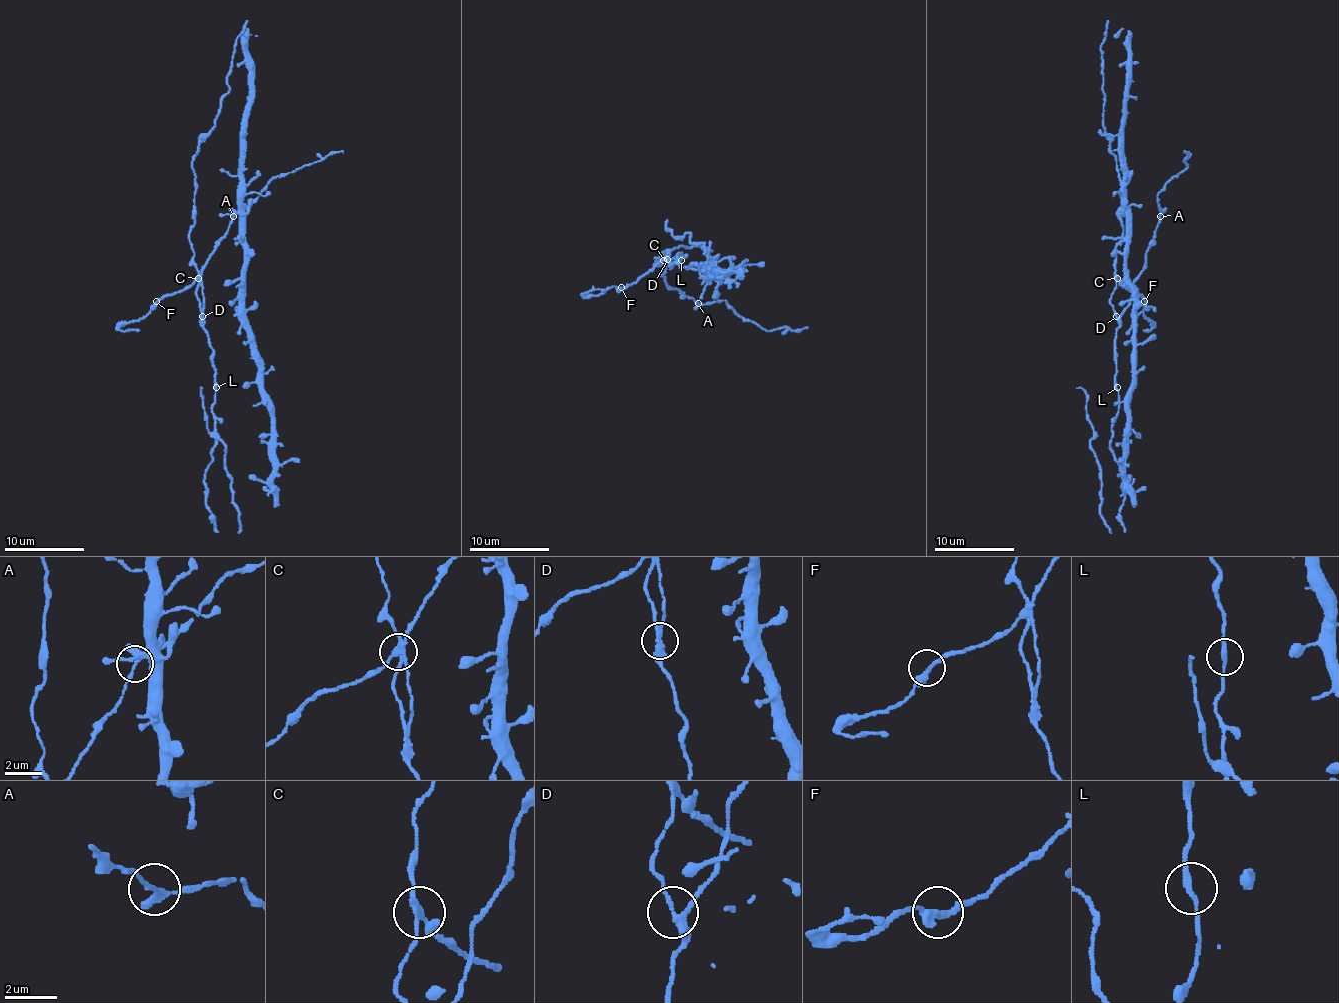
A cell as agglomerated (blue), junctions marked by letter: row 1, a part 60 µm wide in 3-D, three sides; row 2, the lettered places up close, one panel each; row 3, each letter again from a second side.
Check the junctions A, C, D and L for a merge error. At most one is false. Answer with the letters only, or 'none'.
C

